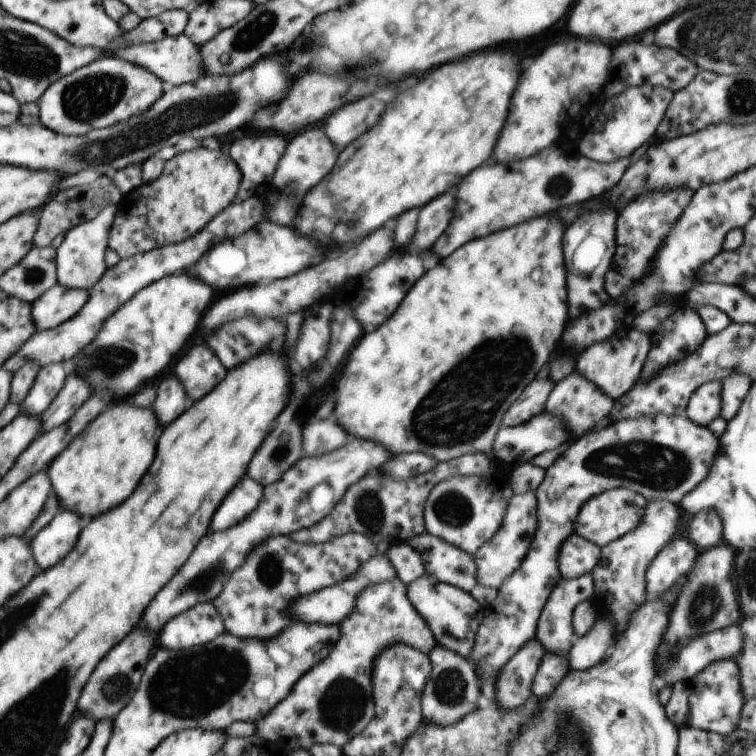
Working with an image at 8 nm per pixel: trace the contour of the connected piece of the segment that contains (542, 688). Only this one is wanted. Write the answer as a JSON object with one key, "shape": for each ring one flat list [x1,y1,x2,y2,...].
{"shape":[[545,650,544,660,541,660,540,668,534,675,534,684,531,686,532,692,539,698,544,694,552,694,554,686,558,686,558,682,566,676,568,672,568,664,564,660,560,660,554,653]]}

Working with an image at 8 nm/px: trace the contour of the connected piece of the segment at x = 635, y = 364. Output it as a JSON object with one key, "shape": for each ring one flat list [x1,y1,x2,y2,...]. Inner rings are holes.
{"shape":[[629,326,623,333,593,344,590,350,586,350,584,358,576,364,578,372,588,380,592,381,598,388,601,388,610,398,620,398,626,394,634,383,639,380,649,348,651,345,651,335,644,334]]}

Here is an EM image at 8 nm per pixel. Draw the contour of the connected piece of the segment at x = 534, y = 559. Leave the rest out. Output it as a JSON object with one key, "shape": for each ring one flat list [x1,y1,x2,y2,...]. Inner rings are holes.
{"shape":[[657,414,642,418,614,421,601,430,590,431,572,439,570,448,545,470,542,484,535,490,538,522,530,548,522,564,498,589,497,597,487,606,485,621,477,628,471,658,479,680,486,675,500,672,522,646,534,638,541,612,561,577,560,547,575,532,575,520,586,501,607,490,622,487,641,494,648,502,667,500,678,505,684,496,693,491,709,474,710,465,714,462,715,455,718,455,719,436,708,427,690,422,685,415]]}

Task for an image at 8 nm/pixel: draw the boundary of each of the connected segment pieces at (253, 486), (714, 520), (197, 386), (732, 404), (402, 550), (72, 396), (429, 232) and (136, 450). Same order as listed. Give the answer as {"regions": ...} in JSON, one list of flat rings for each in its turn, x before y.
{"regions":[[[244,478,242,482,238,482,238,486,234,486,234,496,230,490,230,494,222,500,222,508,214,514,210,530,216,532,228,530,232,524,244,520,258,506,260,500,262,500,262,486,252,478]],[[714,509,701,510,690,519,690,542,698,548,698,552,718,546,723,540,721,518]],[[206,344,192,346,176,364,176,376,192,400,206,396,226,376,226,372,228,370]],[[733,371,729,373,726,378,721,381,721,414,724,420,732,420,741,402,745,399,746,394,749,393,751,383,753,380,746,374,740,371]],[[408,542,391,545,385,555,397,572,398,580,406,586,426,573,421,554]],[[74,370,68,371,68,379,64,388,57,394,53,404,39,416,42,422,40,434,66,424,91,394,92,390,88,380,82,380,82,377,79,377]],[[442,194,420,210,416,238,410,244,410,252,414,252,416,248,422,248,422,250,430,248,440,238,440,234,450,224,454,206,456,206,456,196,454,194]],[[116,401,73,438,70,446,49,466,48,475,56,498,66,510,74,510,82,516,98,516,122,504,150,468,160,434,162,430,150,410]]]}

